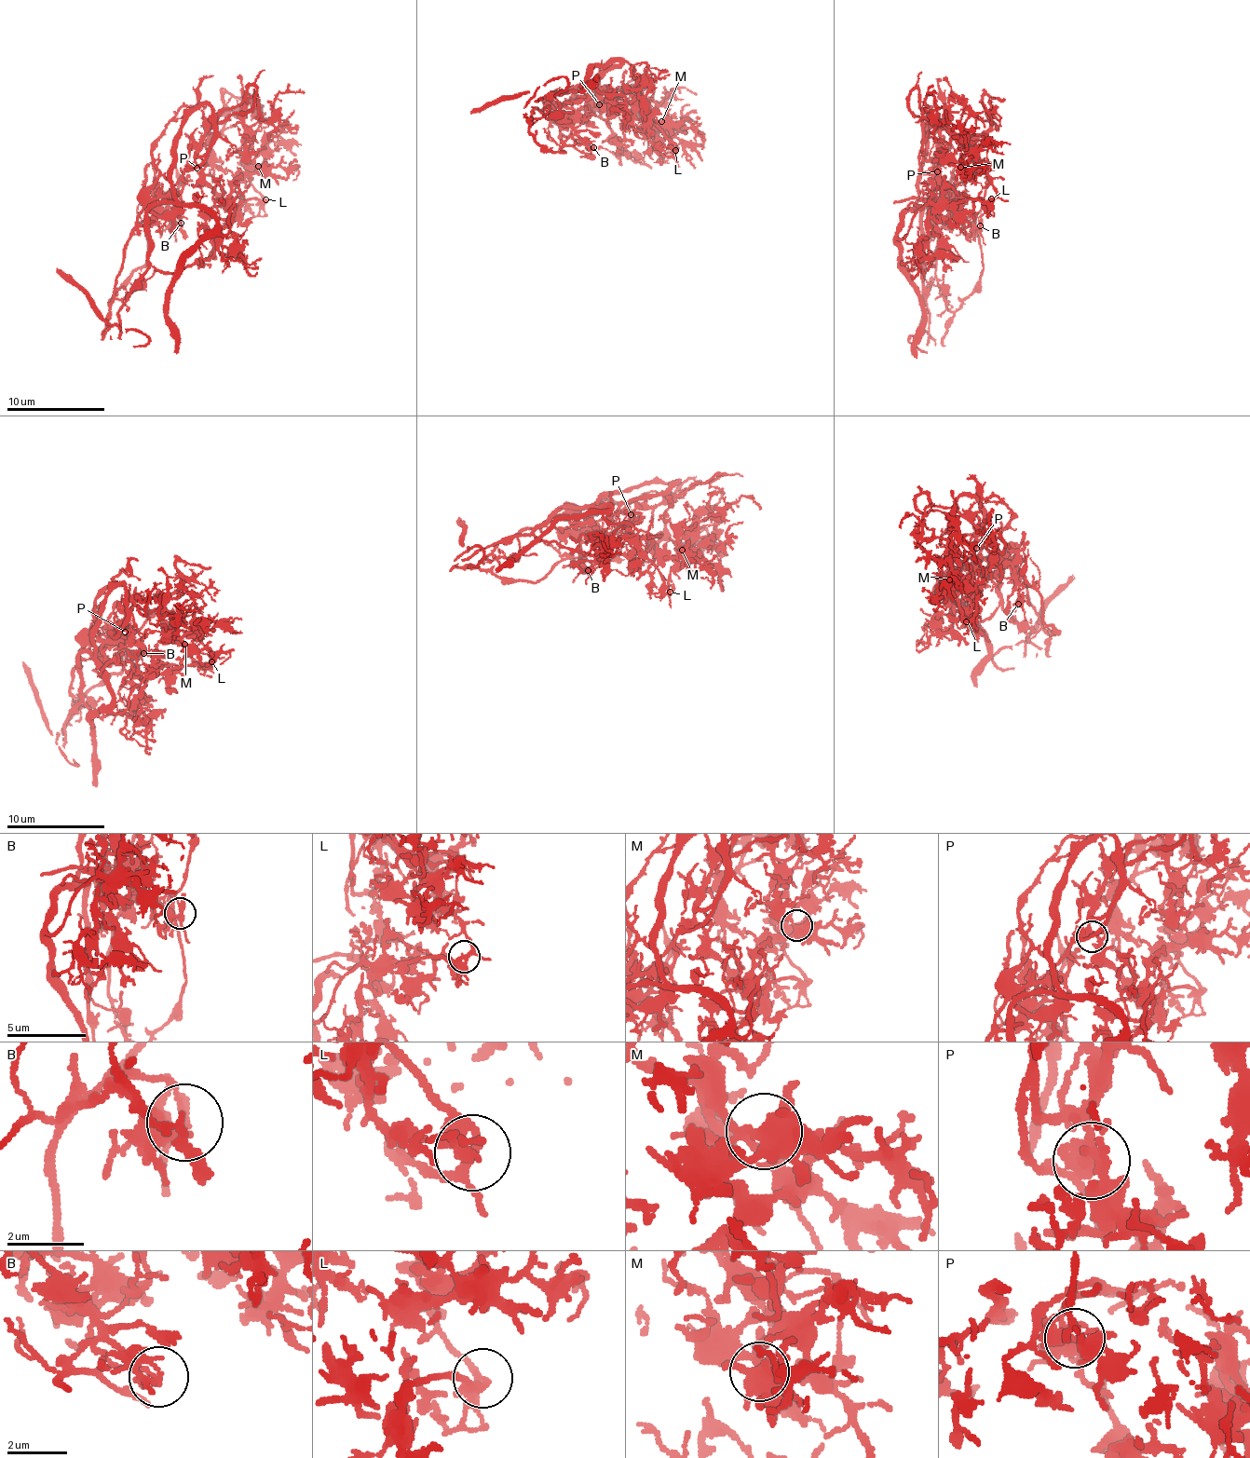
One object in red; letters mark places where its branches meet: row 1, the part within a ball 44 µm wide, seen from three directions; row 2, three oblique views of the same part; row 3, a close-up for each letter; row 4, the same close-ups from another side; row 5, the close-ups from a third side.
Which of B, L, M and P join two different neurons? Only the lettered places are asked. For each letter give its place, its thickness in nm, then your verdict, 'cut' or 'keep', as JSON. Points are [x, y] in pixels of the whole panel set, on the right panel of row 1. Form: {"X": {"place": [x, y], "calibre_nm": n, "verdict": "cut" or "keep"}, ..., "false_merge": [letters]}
{"B": {"place": [980, 225], "calibre_nm": 220, "verdict": "cut"}, "L": {"place": [991, 198], "calibre_nm": 280, "verdict": "keep"}, "M": {"place": [960, 167], "calibre_nm": 420, "verdict": "keep"}, "P": {"place": [937, 171], "calibre_nm": 360, "verdict": "keep"}, "false_merge": ["B"]}

